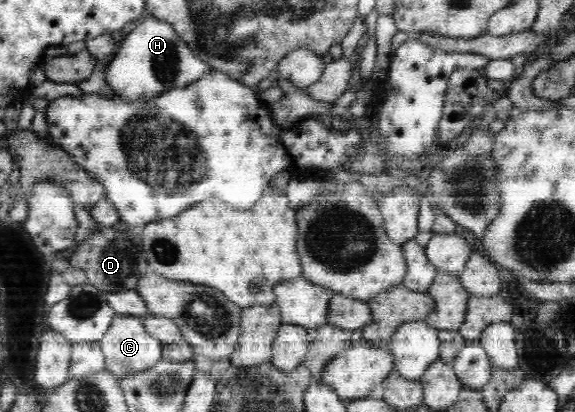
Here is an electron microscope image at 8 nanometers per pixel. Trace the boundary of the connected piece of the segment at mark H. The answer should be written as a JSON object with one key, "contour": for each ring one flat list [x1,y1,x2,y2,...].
{"contour":[[146,16,142,23,129,32,116,47,107,64,106,84,114,98,120,100,150,100,174,88,186,88,204,76,211,66,200,60,194,51,178,36,172,24]]}

